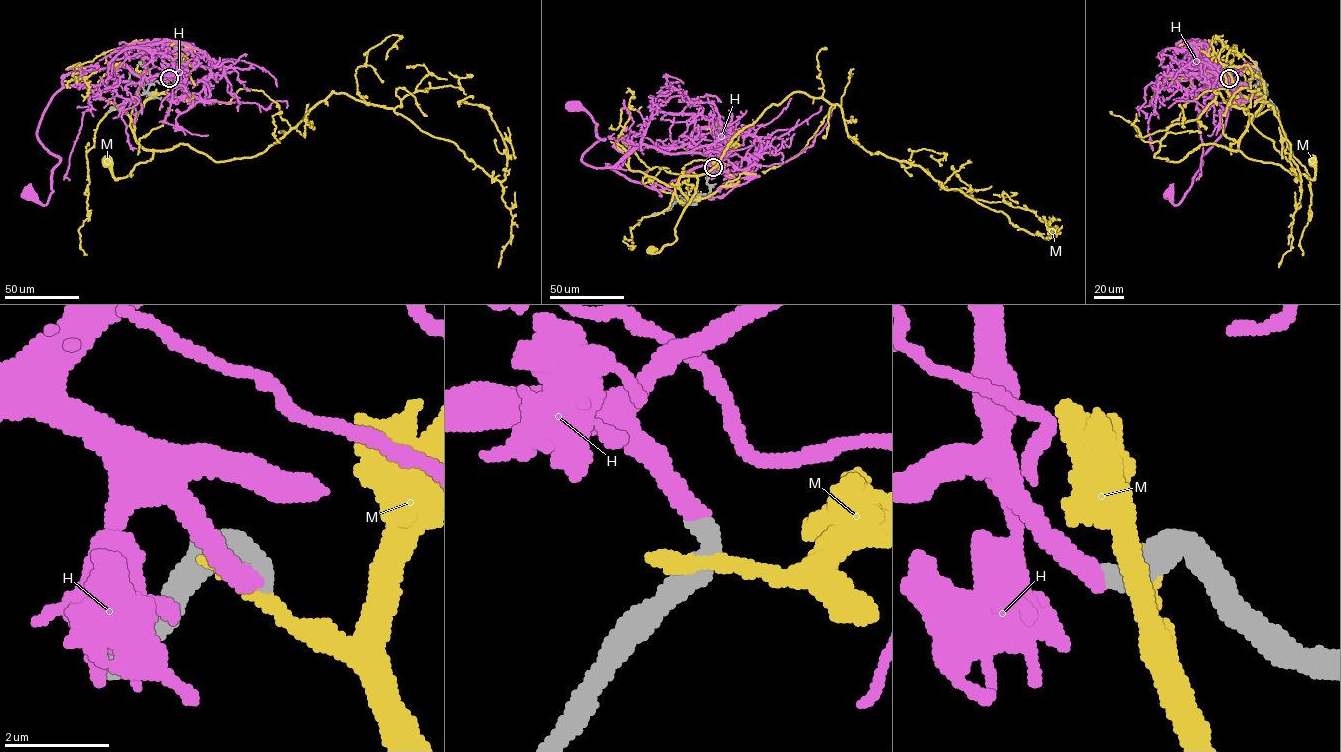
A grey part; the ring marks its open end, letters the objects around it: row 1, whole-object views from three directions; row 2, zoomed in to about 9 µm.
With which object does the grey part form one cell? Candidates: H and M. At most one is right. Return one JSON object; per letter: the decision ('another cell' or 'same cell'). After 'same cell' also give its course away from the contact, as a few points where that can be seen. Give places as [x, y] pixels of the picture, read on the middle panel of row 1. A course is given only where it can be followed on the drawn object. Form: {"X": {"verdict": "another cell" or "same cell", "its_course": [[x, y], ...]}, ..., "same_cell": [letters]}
{"H": {"verdict": "same cell", "its_course": [[713, 167], [692, 168], [654, 189], [608, 165], [588, 165], [581, 156], [604, 138], [586, 112], [571, 106]]}, "M": {"verdict": "another cell"}, "same_cell": ["H"]}

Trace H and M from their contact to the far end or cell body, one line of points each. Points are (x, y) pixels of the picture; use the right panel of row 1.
H: (1229, 78), (1252, 66), (1227, 77), (1222, 133), (1201, 157), (1185, 197), (1174, 205), (1169, 194)
M: (1231, 77), (1243, 96), (1262, 96), (1238, 150), (1310, 179), (1314, 160)

